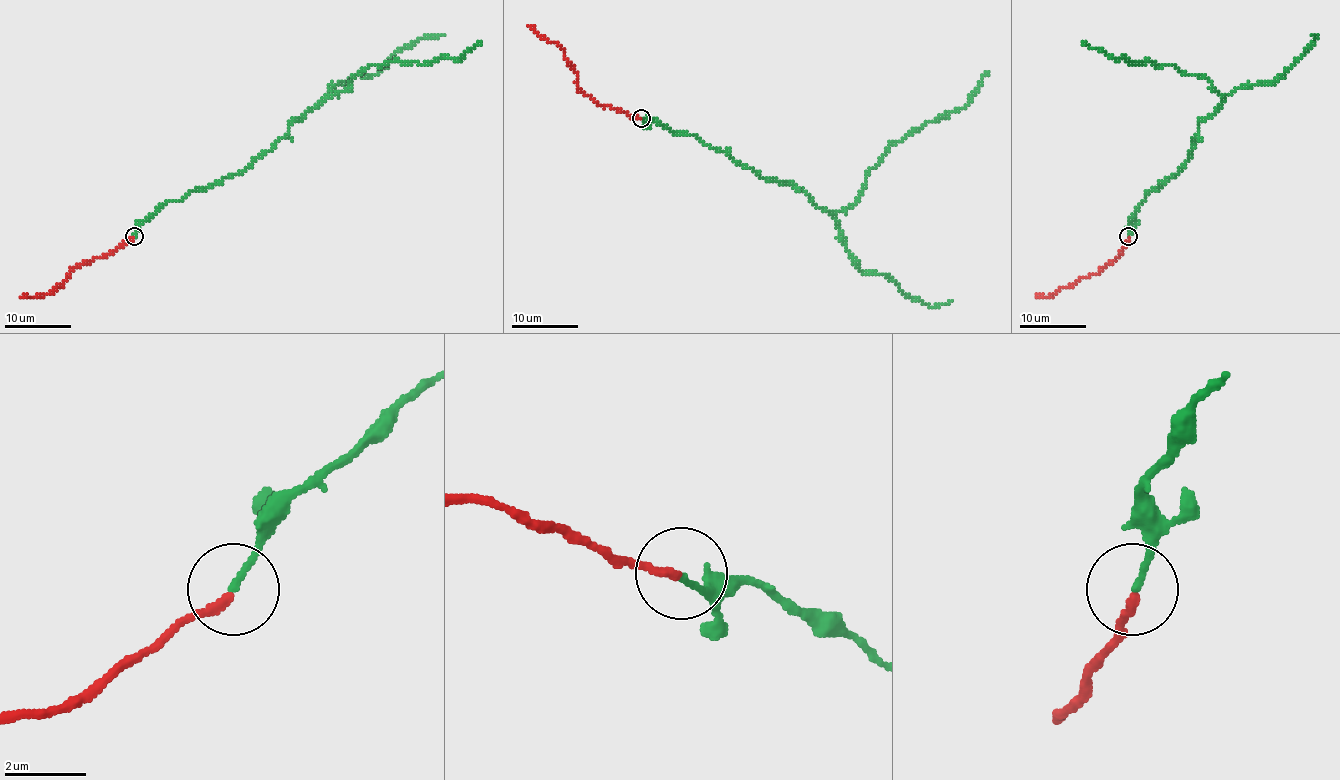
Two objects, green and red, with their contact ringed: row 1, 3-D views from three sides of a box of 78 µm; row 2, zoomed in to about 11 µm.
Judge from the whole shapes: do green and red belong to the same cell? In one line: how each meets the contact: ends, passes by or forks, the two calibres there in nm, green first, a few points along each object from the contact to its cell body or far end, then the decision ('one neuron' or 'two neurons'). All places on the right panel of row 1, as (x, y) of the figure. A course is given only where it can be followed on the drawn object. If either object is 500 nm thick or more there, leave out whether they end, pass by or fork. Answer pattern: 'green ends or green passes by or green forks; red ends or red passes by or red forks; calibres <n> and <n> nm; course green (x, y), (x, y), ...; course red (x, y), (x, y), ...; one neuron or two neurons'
green ends; red ends; calibres 150 and 220 nm; course green (1128, 236), (1135, 210), (1189, 158), (1198, 122), (1222, 97), (1206, 77), (1151, 61), (1113, 59), (1081, 44); course red (1128, 236), (1121, 251), (1096, 273), (1062, 286), (1053, 294), (1035, 296); one neuron

